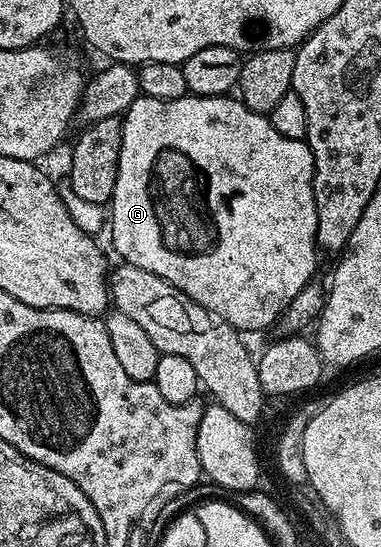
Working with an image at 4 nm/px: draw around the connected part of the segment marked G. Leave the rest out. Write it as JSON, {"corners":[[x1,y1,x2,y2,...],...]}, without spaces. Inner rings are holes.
{"corners":[[139,96,130,104,127,113,122,118,124,131,122,132,122,152,118,160,118,180,114,186,114,196,110,203,110,230,112,226,112,246,121,254,123,261,130,265,136,265,138,268,146,269,155,276,161,277,162,280,168,281,174,288,180,289,190,298,194,300,202,308,209,311,222,322,228,322,239,332,247,332,246,330,264,330,267,326,275,327,280,321,281,314,290,304,290,300,294,300,294,296,298,296,298,292,302,292,302,288,306,288,309,282,313,281,316,270,316,254,318,255,318,247,316,244,316,225,318,224,318,212,314,204,314,156,309,148,307,141,299,142,298,140,290,140,290,136,282,136,282,132,276,131,271,117,254,112,250,108,246,108,244,103,232,96,221,96,218,98,201,98,199,96,185,96,178,100,154,100,153,98,145,98]]}

